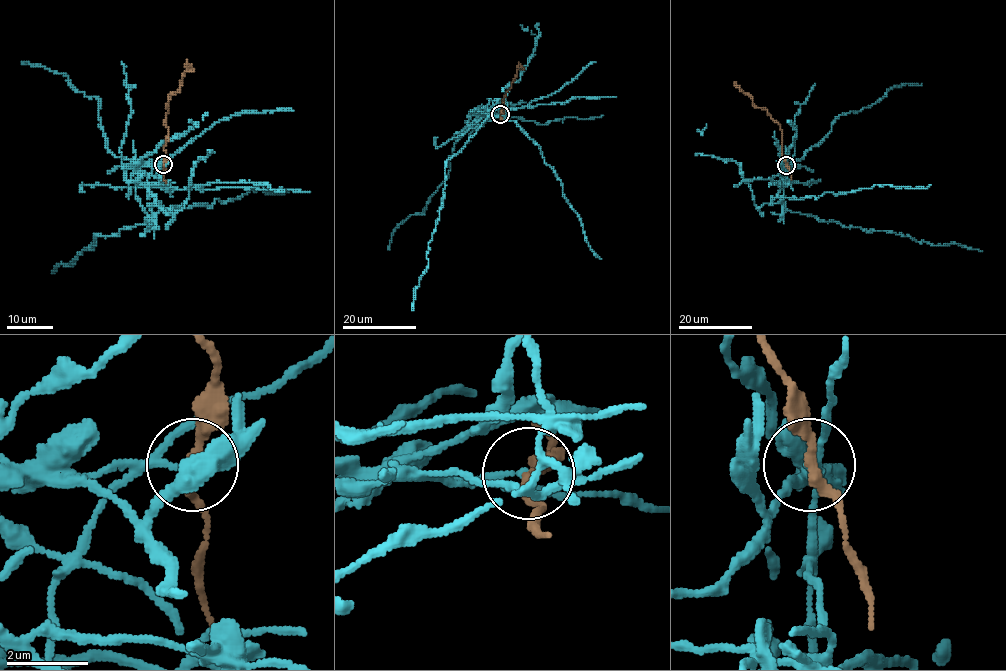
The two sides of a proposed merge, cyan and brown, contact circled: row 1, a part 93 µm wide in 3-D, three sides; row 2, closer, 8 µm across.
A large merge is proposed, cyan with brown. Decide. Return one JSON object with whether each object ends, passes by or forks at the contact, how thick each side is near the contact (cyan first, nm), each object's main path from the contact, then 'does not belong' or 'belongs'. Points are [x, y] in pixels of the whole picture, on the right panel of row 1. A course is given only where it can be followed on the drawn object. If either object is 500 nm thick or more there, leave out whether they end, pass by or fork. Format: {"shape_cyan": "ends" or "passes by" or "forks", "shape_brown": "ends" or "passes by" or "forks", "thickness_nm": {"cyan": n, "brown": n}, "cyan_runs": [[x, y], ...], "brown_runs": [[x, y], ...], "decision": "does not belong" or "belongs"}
{"shape_cyan": "passes by", "shape_brown": "passes by", "thickness_nm": {"cyan": 100, "brown": 240}, "cyan_runs": [[786, 165], [783, 192], [785, 204], [792, 212], [868, 231], [892, 231], [918, 242], [956, 243], [983, 251]], "brown_runs": [[786, 165], [779, 124], [767, 111], [755, 107], [735, 81]], "decision": "does not belong"}

